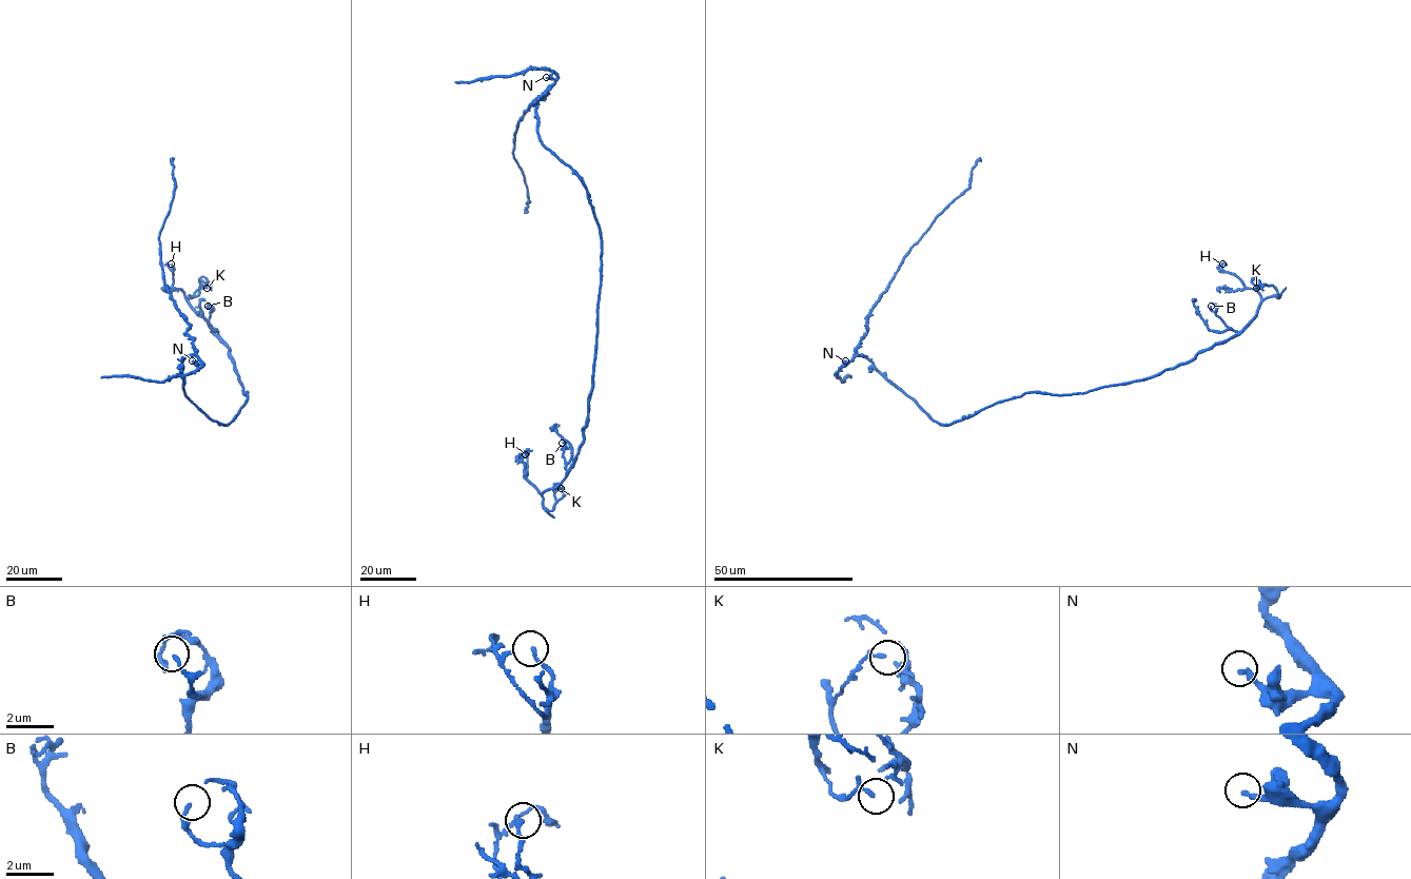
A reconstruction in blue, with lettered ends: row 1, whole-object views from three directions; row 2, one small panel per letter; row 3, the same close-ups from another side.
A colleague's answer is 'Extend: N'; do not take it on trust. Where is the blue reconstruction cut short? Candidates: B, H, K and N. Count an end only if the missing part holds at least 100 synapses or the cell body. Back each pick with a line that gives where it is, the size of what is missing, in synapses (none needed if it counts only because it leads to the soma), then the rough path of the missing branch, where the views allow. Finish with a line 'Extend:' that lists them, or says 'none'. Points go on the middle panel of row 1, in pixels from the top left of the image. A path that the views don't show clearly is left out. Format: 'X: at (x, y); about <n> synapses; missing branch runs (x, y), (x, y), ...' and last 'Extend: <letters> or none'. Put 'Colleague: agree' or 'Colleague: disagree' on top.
Colleague: disagree
Extend: none

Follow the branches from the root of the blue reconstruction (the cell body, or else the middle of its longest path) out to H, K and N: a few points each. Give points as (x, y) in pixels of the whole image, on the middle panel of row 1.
H: (591, 207), (601, 237), (601, 281), (583, 443), (565, 479), (541, 492), (527, 479), (525, 454)
K: (591, 207), (601, 237), (601, 281), (588, 422), (565, 479), (542, 494), (544, 507), (553, 509), (561, 488)
N: (591, 207), (583, 180), (541, 141), (536, 101), (554, 81), (546, 77)

